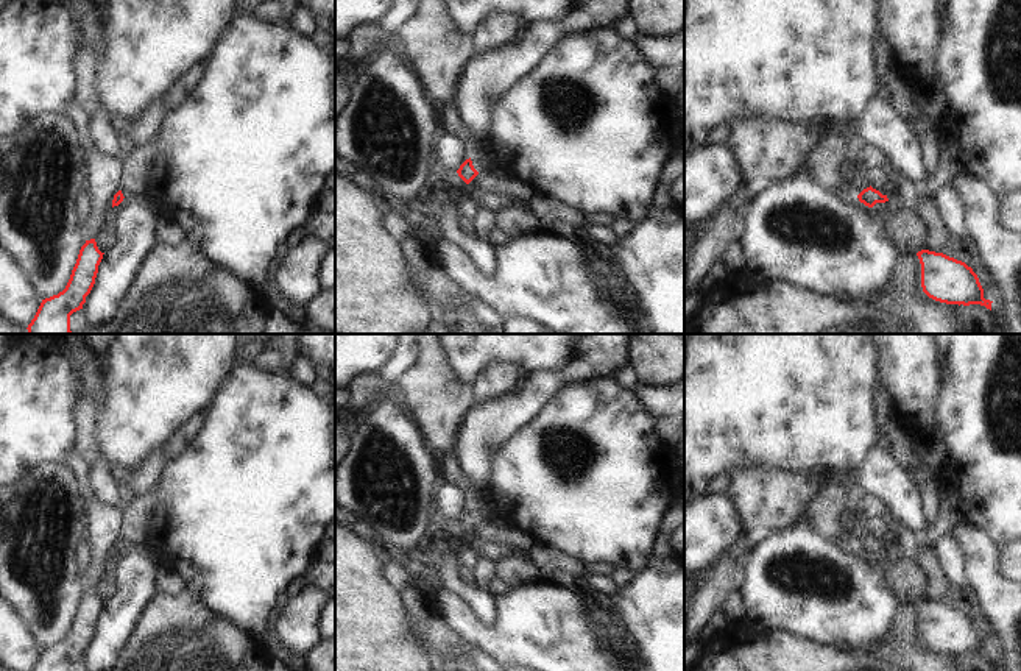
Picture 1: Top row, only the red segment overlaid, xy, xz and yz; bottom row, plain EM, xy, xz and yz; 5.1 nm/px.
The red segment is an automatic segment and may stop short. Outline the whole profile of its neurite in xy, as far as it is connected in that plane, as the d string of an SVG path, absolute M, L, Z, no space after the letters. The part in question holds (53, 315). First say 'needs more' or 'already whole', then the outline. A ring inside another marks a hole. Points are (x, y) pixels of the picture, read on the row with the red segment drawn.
already whole | M95 239L81 247L70 279L62 292L42 300L34 318L28 325L28 334L70 334L70 315L86 303L90 293L103 254Z

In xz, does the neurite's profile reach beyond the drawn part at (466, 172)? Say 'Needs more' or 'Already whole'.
Needs more.

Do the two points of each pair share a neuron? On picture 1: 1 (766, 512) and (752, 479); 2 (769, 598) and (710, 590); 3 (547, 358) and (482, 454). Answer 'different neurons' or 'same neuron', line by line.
1: same neuron
2: different neurons
3: different neurons

